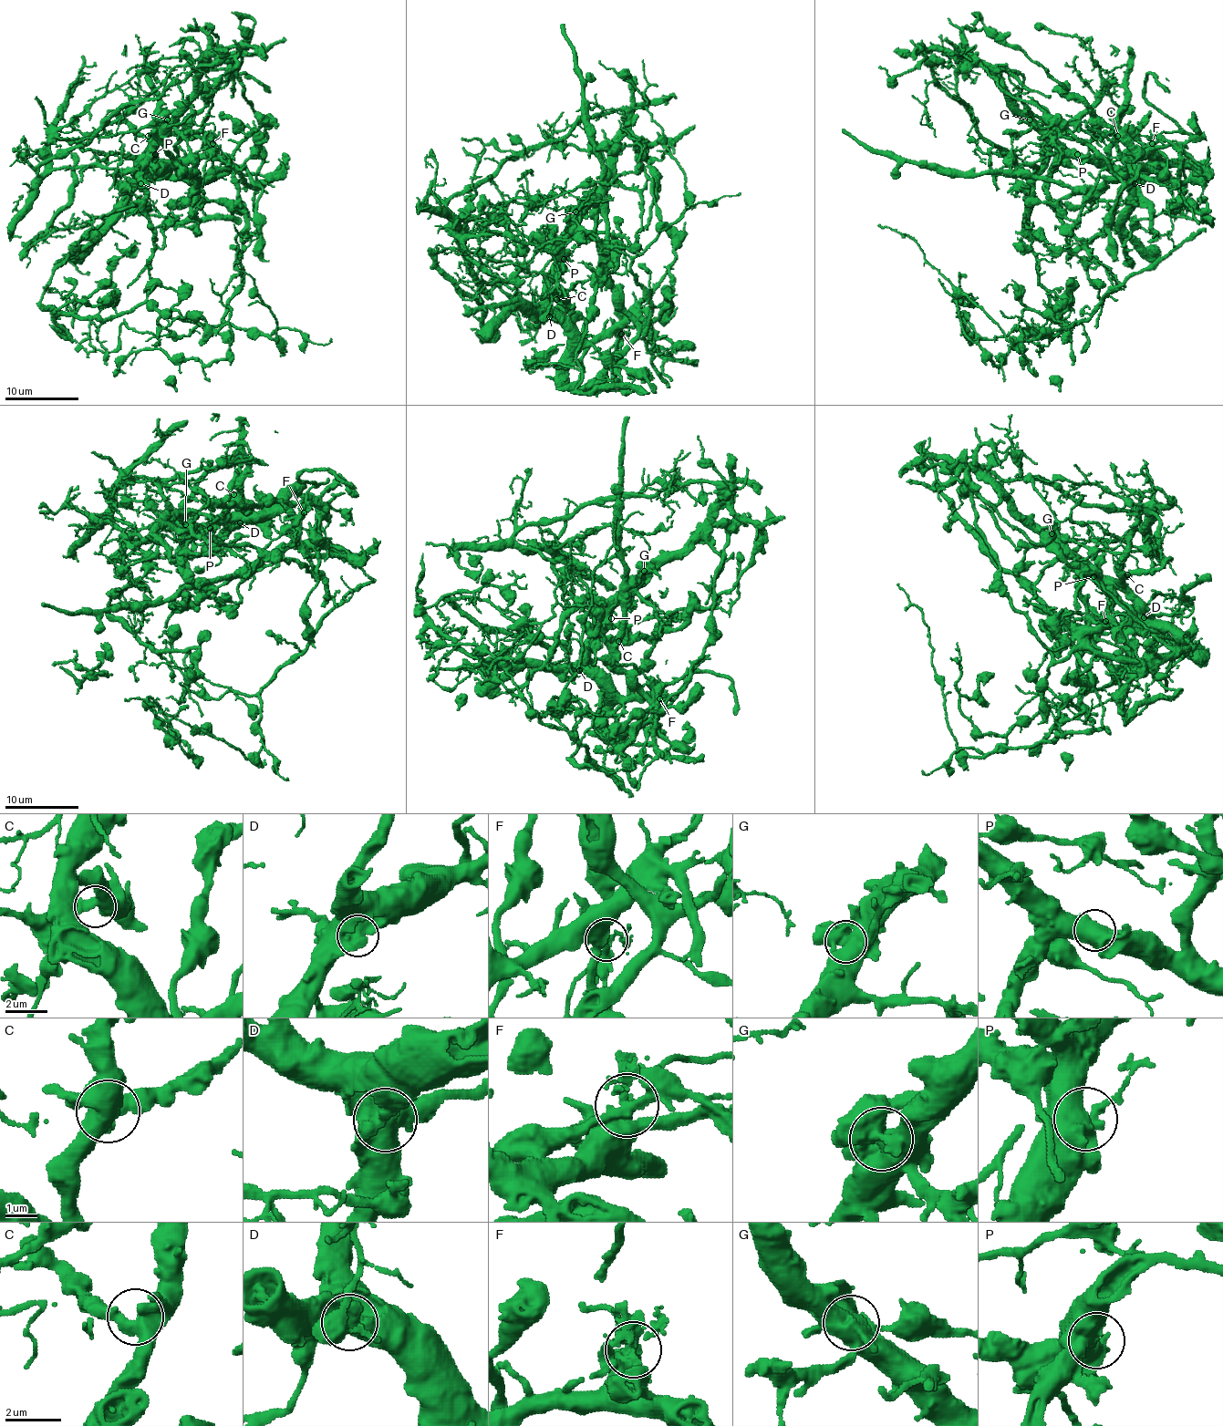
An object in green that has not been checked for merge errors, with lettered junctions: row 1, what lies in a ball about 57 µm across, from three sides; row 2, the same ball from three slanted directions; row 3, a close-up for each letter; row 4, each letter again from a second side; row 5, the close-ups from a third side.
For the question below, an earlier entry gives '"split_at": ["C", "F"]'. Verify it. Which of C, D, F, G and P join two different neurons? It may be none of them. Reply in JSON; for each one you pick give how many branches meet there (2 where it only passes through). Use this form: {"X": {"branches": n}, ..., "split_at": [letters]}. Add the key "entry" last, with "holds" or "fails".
{"F": {"branches": 3}, "G": {"branches": 1}, "split_at": ["F", "G"], "entry": "fails"}

